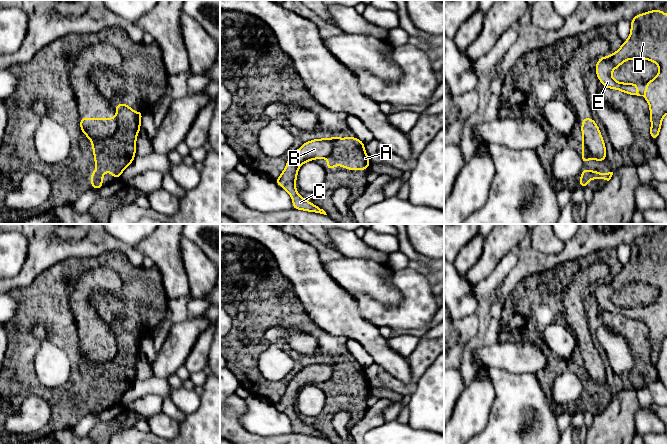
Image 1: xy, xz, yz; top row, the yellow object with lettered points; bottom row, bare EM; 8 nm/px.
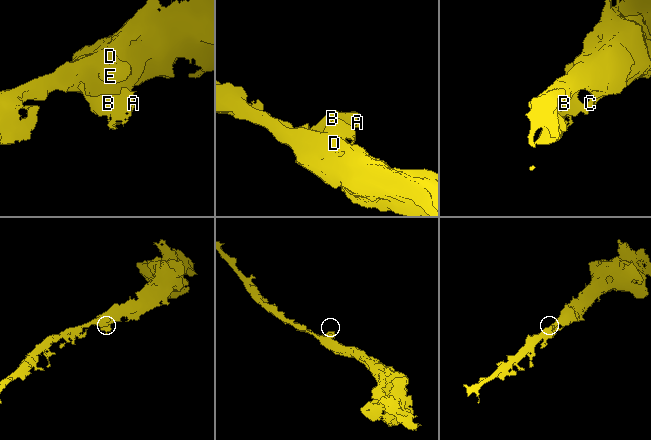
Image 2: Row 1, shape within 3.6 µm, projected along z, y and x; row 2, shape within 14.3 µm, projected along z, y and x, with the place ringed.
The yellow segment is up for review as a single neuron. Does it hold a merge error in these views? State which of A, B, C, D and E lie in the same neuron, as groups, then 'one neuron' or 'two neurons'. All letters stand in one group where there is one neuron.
A / B C D E; two neurons

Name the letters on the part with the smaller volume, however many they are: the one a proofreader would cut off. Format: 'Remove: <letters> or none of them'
Remove: A

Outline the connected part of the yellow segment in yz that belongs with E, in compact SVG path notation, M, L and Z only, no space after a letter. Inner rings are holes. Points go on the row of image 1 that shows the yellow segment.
M660 9L648 11L635 16L631 21L631 33L627 41L623 42L620 49L607 57L600 57L595 68L601 83L610 89L617 89L630 95L643 96L650 106L651 130L650 135L656 140L661 128L663 117L668 113L668 15ZM630 59L645 59L658 64L658 75L647 82L644 95L638 93L638 84L620 83L614 80L611 72L624 61Z

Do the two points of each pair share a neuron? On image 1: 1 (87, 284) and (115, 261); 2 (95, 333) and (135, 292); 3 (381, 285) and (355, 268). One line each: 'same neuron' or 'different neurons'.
1: different neurons
2: different neurons
3: same neuron

